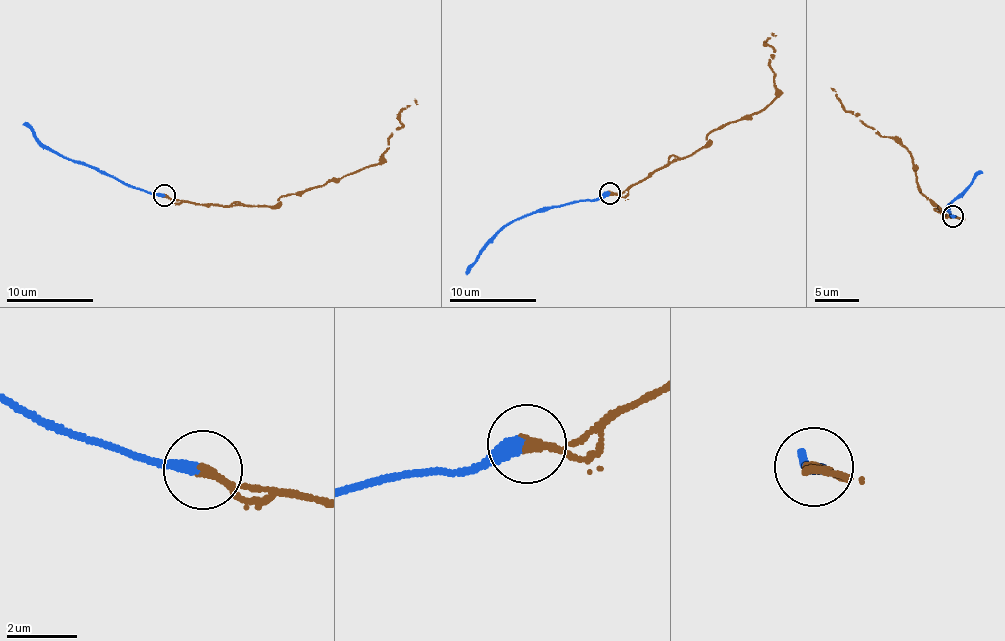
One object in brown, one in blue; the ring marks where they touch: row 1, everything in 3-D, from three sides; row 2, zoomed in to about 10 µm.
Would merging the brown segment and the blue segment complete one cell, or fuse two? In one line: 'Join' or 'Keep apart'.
Join

